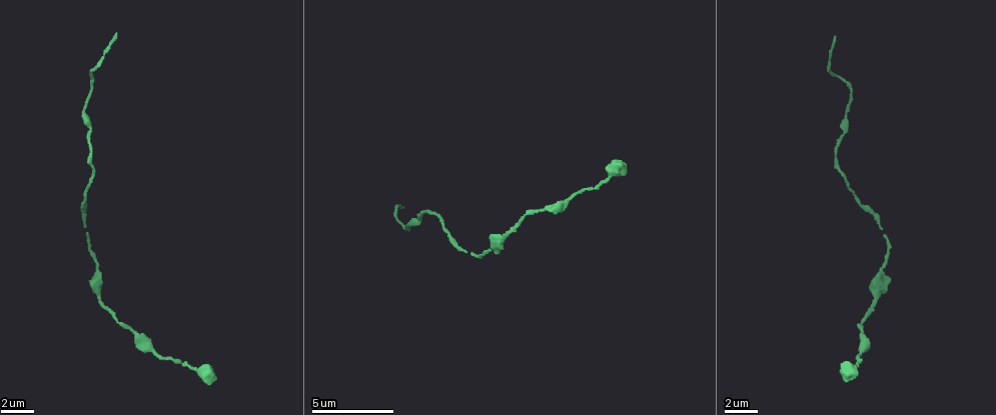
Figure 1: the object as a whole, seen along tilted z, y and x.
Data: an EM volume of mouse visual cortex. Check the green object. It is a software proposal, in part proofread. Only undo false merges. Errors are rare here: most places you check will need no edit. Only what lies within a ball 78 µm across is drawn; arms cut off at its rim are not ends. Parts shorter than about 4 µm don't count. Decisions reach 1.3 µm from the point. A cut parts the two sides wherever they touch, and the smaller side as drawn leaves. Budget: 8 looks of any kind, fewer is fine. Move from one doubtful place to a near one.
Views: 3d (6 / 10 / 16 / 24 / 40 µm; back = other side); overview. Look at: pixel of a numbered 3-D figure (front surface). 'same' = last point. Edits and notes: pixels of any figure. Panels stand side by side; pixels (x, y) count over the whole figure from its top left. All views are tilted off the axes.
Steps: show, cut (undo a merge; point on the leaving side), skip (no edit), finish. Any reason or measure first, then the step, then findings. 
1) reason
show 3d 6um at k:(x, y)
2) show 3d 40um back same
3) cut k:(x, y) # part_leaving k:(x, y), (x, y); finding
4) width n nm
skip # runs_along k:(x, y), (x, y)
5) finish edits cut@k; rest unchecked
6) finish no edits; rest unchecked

calibre changes
show 3d 6um at 1:(861, 349)

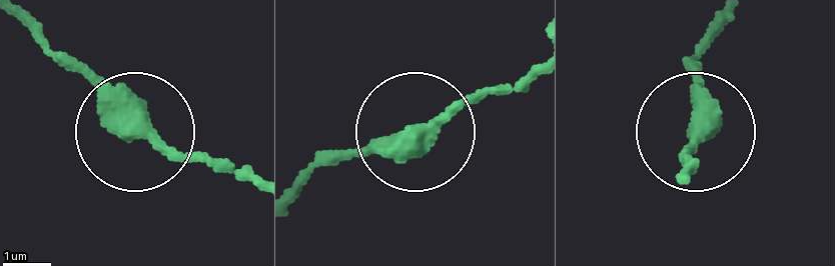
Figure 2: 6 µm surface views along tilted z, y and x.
width 370 nm
skip # runs_along 2:(299, 186), (342, 157), (420, 139), (528, 75); all the same neuron

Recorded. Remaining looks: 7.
show 3d 6um at 1:(99, 303)

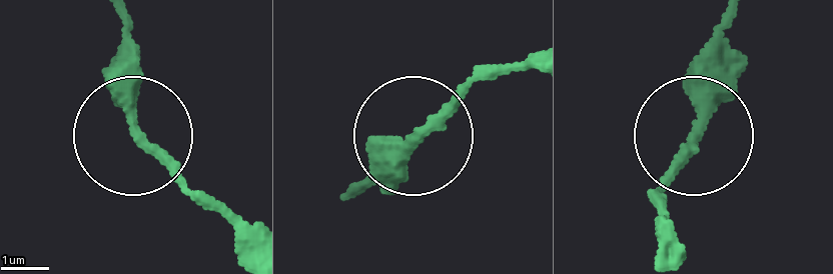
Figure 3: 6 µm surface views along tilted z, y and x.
width 290 nm
skip # all the same neuron

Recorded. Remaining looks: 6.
show 3d 6um at 1:(461, 250)

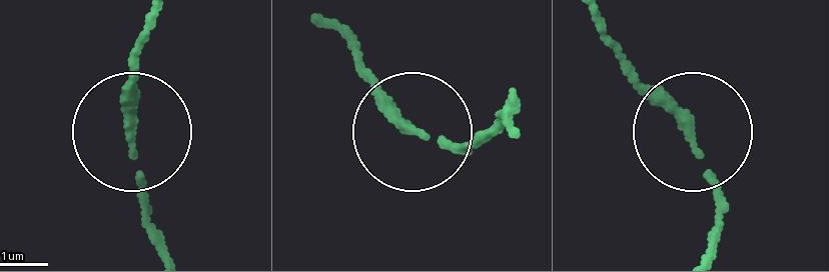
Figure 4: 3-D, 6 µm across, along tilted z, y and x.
width 160 nm
skip # runs_along 4:(424, 134), (350, 48); all the same neuron

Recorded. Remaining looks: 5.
thick turns thin
show 3d 10um at 1:(835, 146)

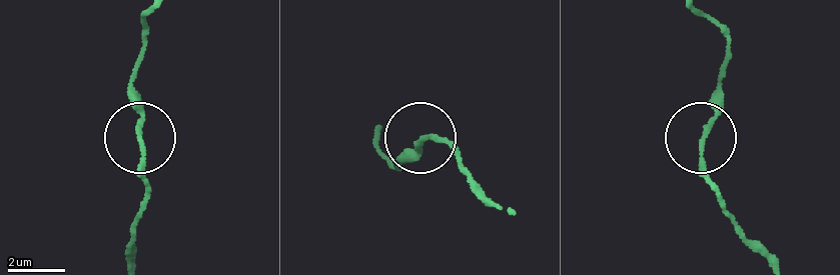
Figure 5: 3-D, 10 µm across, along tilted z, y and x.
skip # runs_along 5:(499, 204), (462, 170), (450, 144), (425, 134), (395, 168); all the same neuron

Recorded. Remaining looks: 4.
finish no edits; rest unchecked

